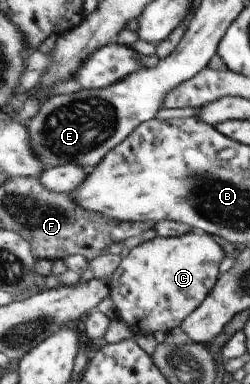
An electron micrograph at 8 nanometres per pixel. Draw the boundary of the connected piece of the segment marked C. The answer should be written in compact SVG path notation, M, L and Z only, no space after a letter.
M192 231L180 237L162 238L156 236L143 241L125 252L124 258L115 269L111 279L111 301L115 307L116 317L124 320L136 335L153 334L154 331L167 333L180 326L189 314L197 309L202 300L218 279L218 265L224 256L217 238L211 234Z

